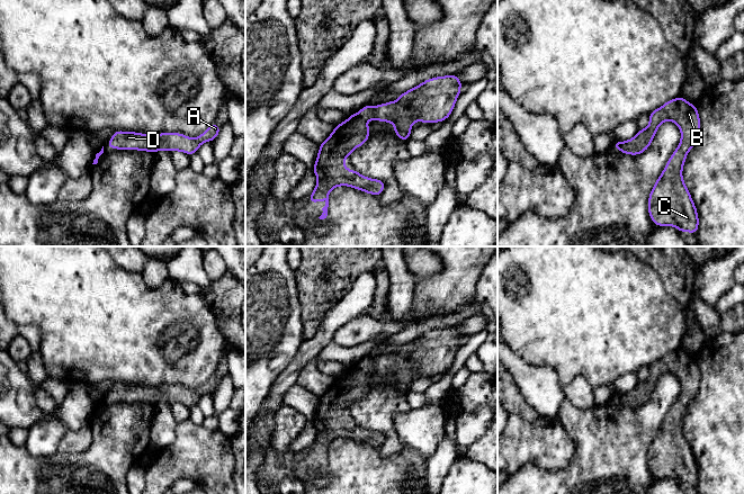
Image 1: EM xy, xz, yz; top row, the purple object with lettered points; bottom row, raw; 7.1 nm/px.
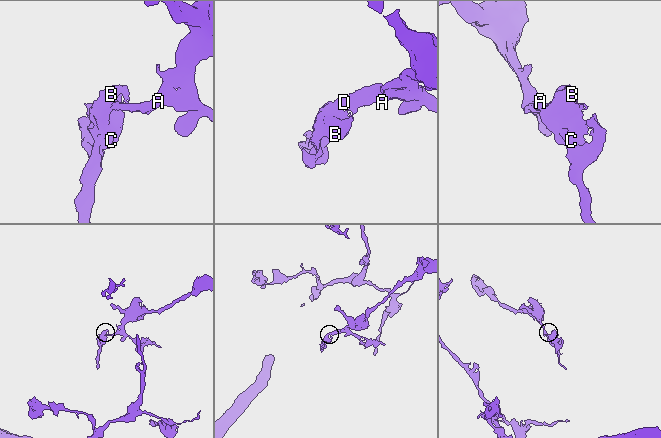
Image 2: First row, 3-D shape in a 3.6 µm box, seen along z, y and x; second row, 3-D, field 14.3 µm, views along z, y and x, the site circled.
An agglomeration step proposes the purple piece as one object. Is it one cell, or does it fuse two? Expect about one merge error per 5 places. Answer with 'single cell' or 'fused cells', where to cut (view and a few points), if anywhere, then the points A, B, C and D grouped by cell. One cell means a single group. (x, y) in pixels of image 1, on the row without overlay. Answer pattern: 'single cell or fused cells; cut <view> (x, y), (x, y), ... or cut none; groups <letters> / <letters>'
single cell; cut none; groups A B C D

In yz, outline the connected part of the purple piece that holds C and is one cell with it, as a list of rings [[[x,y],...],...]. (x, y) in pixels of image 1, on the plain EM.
[[[679,348],[648,367],[649,376],[645,381],[639,381],[635,389],[626,394],[613,394],[612,399],[617,399],[620,405],[635,408],[649,399],[663,374],[674,374],[679,378],[680,396],[651,442],[648,467],[656,478],[670,477],[681,485],[690,484],[696,487],[699,478],[698,464],[683,433],[682,421],[700,385],[700,369],[697,359]]]

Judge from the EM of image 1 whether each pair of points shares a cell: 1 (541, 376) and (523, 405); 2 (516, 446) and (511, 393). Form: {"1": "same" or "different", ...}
{"1": "different", "2": "different"}

